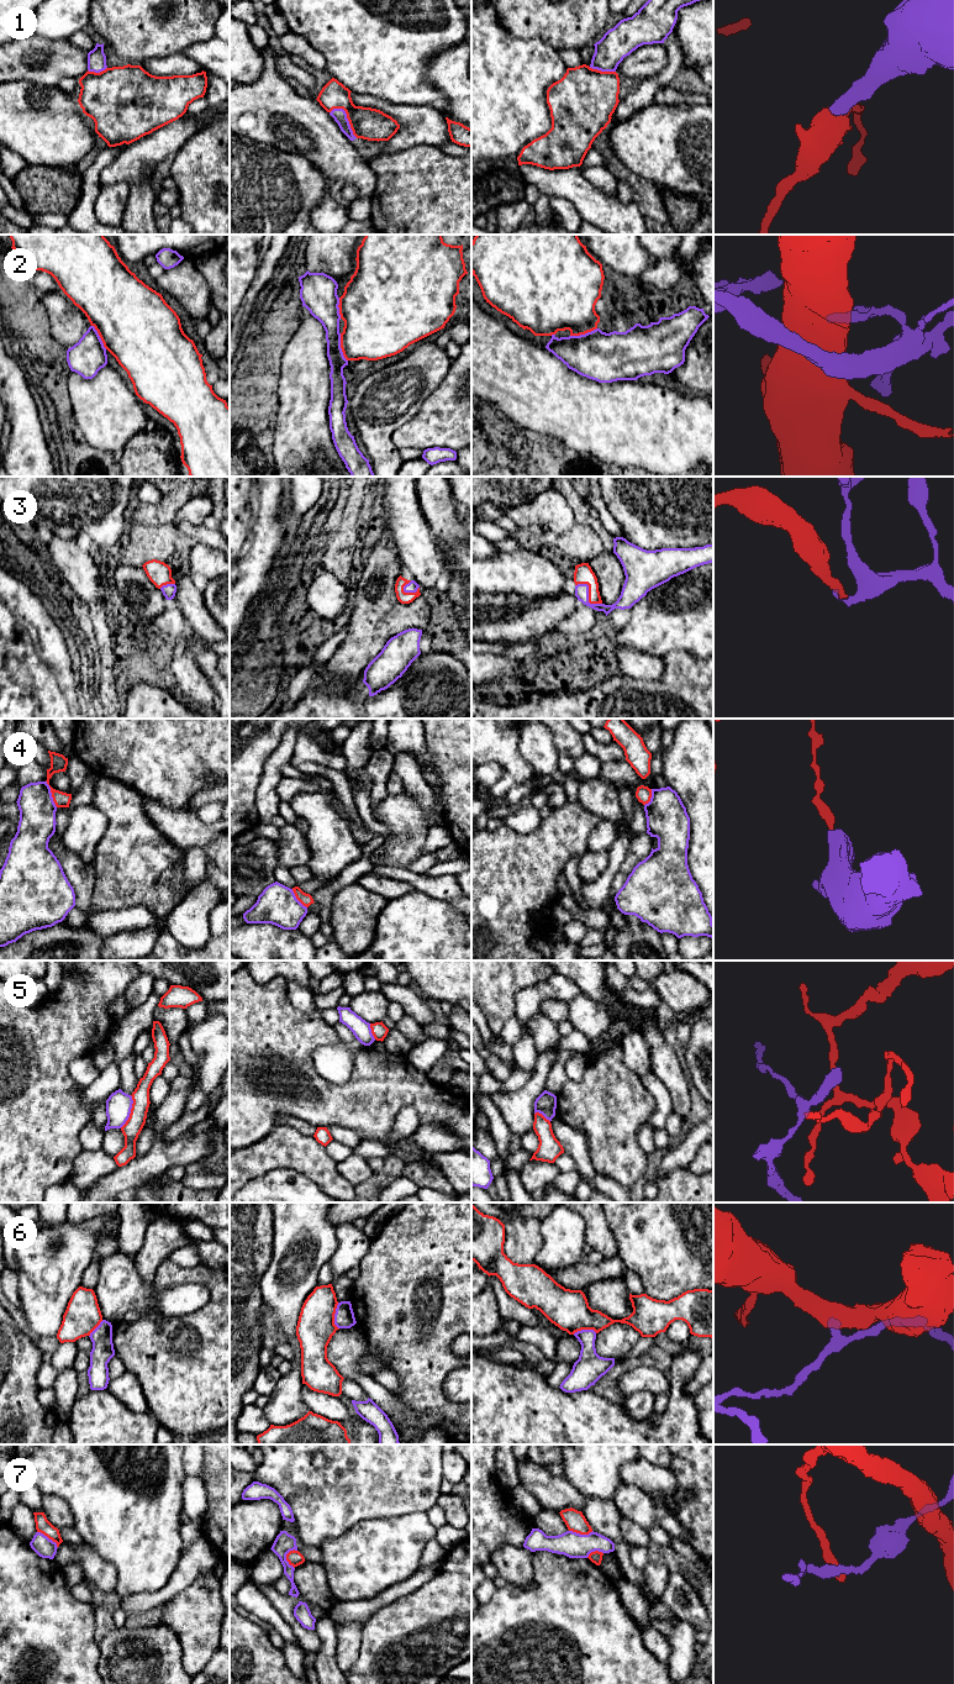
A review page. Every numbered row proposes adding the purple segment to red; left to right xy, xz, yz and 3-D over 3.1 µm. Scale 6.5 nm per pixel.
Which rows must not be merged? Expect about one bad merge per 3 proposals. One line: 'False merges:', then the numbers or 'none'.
False merges: 4, 5, 6, 7

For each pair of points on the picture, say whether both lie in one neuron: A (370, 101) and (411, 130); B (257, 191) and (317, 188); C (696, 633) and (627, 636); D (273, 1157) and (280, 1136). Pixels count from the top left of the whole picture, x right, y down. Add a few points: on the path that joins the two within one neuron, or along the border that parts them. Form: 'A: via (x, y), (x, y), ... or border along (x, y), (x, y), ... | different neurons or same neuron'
A: via (381, 105), (395, 111), (402, 119) | same neuron
B: via (272, 191), (285, 188), (302, 188) | same neuron
C: via (679, 633), (644, 633) | same neuron
D: via (275, 1152), (280, 1147), (280, 1141) | same neuron

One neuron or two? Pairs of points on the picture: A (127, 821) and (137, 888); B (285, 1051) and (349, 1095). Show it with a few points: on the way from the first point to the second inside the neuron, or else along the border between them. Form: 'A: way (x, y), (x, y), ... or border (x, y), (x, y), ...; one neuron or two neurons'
A: way (130, 837), (130, 872); one neuron
B: way (301, 1067), (333, 1095); one neuron

